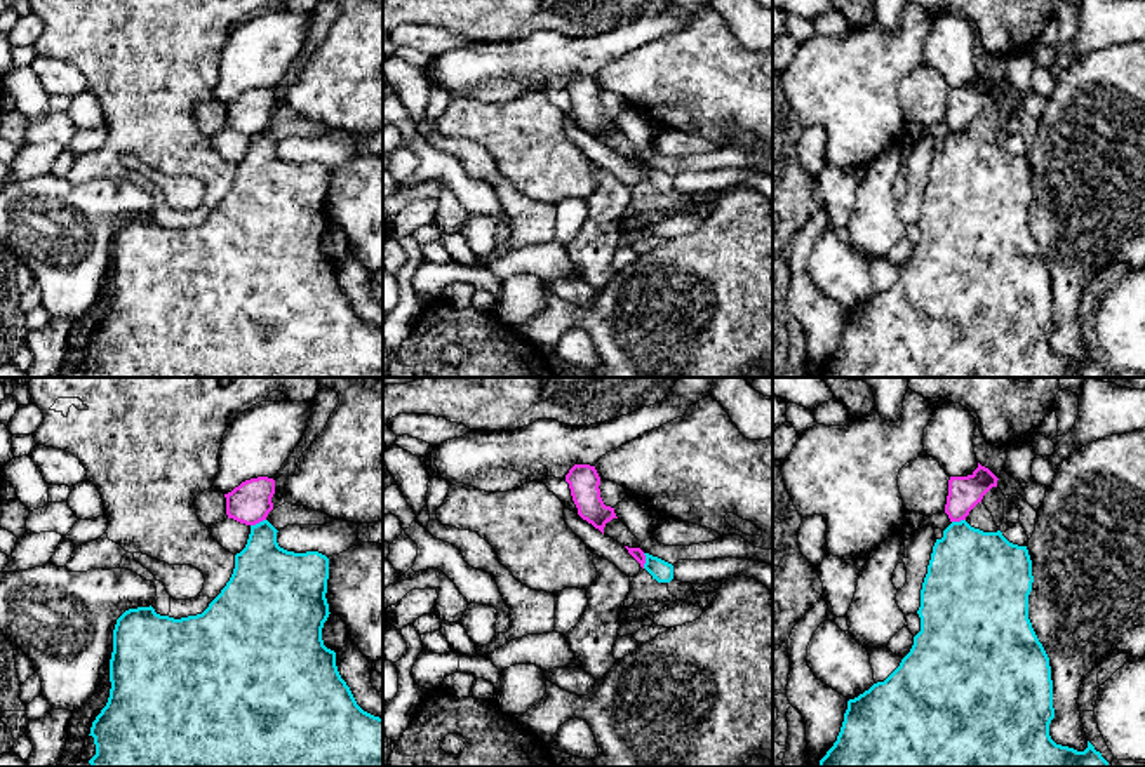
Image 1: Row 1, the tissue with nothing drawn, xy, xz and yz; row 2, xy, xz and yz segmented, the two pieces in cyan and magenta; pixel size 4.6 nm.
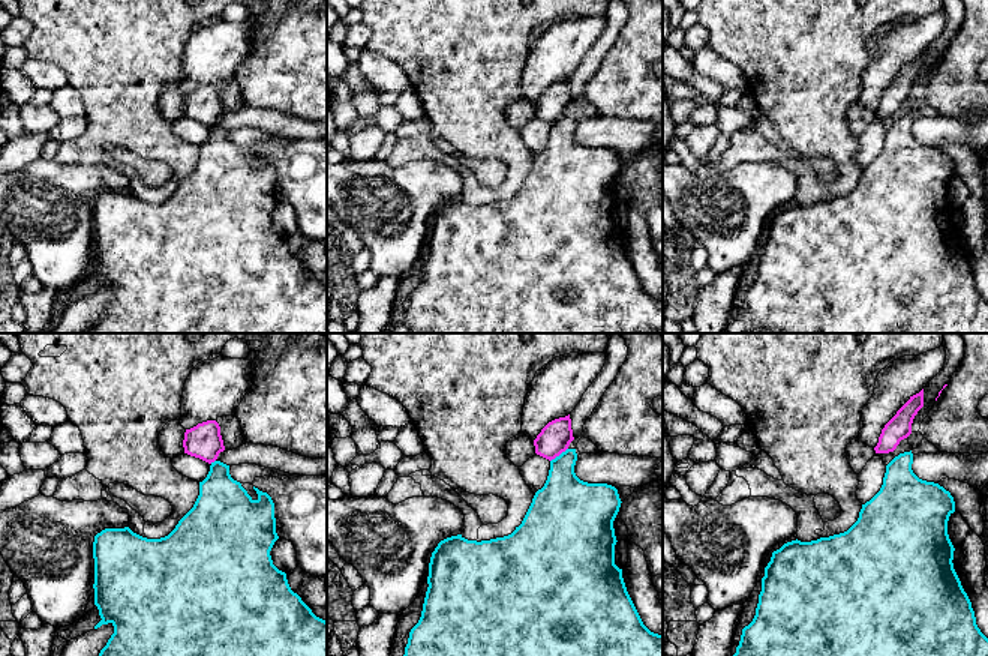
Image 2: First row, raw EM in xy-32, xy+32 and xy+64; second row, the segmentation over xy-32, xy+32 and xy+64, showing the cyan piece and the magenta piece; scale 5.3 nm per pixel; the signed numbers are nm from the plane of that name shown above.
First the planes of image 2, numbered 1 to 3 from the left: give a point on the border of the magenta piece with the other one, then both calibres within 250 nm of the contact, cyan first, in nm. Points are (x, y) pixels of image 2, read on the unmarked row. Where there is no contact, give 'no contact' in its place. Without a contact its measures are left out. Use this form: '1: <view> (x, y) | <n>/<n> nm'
1: xy-32 (212, 126) | 300/190 nm
2: xy+32 (559, 119) | 280/170 nm
3: no contact

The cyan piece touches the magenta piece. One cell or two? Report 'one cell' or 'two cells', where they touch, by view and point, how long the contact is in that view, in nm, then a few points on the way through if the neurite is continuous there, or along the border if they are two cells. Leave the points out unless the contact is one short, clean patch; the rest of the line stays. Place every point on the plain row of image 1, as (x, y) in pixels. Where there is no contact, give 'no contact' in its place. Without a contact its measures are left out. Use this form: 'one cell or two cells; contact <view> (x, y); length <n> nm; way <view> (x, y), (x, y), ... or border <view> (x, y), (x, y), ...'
two cells; contact xy (260, 133); length 80 nm; border xy (265, 129), (251, 136)

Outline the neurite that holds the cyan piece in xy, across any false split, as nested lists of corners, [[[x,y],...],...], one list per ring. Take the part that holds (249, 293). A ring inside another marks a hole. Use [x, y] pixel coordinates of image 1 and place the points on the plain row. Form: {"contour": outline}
{"contour": [[[268,130],[251,136],[245,158],[235,165],[230,191],[202,224],[174,230],[157,224],[150,216],[129,219],[117,230],[110,270],[110,308],[89,344],[96,355],[96,365],[89,370],[92,377],[383,377],[383,329],[357,315],[338,282],[336,263],[322,250],[322,238],[331,224],[325,209],[329,169],[318,162],[287,162],[278,157],[277,143]]]}

